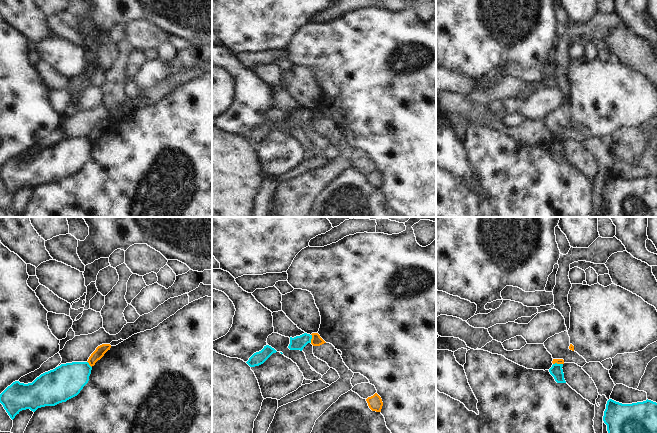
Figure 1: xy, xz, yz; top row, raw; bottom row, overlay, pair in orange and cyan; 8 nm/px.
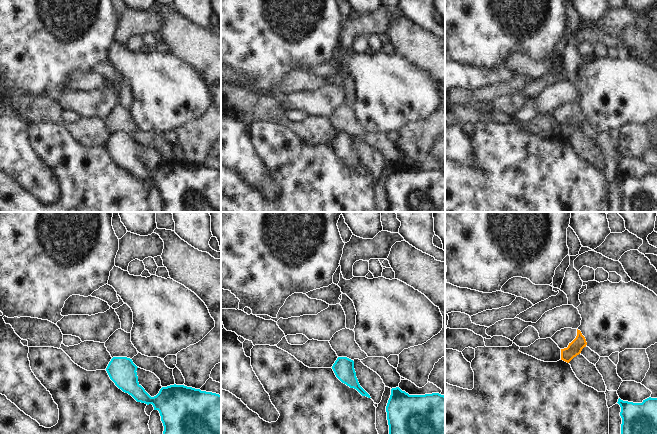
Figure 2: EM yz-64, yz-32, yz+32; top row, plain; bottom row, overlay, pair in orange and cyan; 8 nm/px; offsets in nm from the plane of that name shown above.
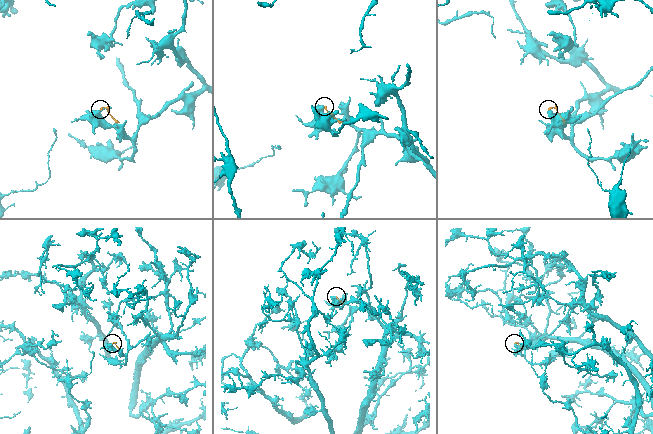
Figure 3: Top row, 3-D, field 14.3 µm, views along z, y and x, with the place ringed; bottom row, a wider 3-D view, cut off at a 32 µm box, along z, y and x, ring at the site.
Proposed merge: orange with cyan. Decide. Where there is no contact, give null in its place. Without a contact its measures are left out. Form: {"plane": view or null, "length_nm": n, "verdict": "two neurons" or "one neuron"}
{"plane": "xz", "length_nm": 70, "verdict": "two neurons"}

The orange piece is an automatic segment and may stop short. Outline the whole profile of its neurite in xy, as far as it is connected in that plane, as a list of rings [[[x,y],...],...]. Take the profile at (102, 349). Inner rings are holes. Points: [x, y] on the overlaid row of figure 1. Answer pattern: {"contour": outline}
{"contour": [[[102,344],[96,348],[96,350],[91,354],[91,356],[88,359],[89,365],[92,367],[95,365],[95,363],[100,360],[104,354],[110,350],[111,345],[110,344]]]}

